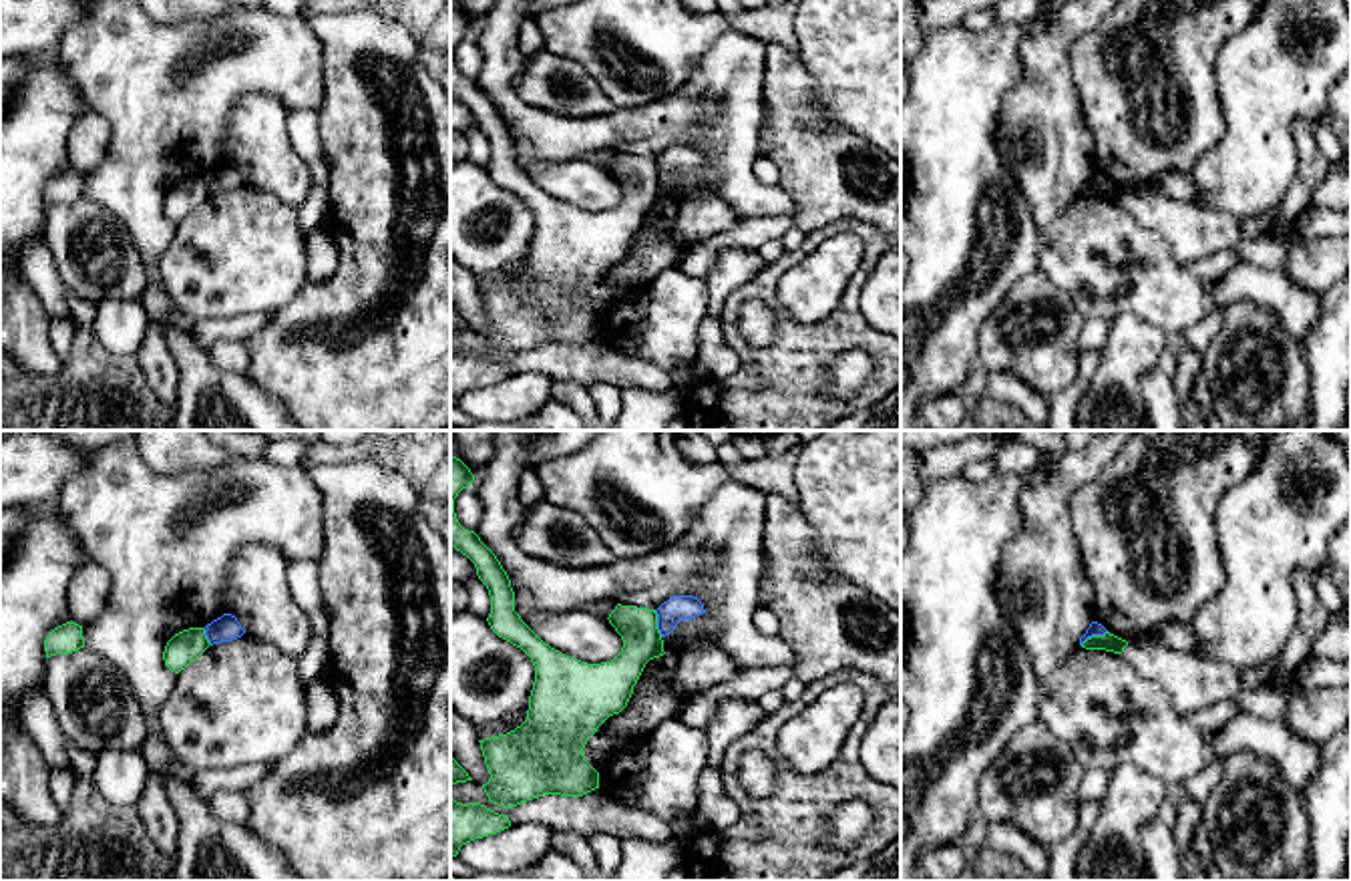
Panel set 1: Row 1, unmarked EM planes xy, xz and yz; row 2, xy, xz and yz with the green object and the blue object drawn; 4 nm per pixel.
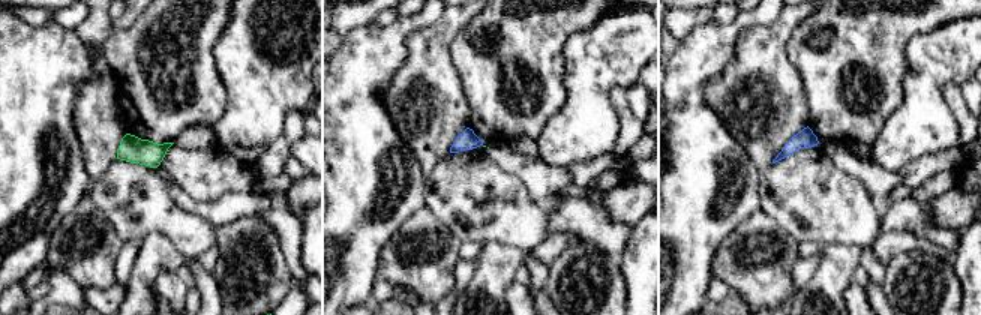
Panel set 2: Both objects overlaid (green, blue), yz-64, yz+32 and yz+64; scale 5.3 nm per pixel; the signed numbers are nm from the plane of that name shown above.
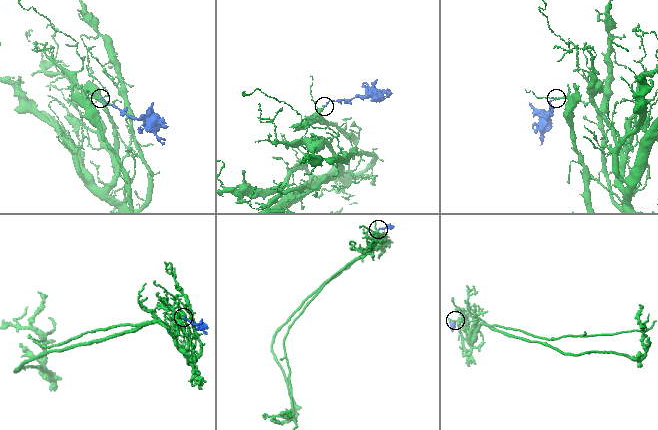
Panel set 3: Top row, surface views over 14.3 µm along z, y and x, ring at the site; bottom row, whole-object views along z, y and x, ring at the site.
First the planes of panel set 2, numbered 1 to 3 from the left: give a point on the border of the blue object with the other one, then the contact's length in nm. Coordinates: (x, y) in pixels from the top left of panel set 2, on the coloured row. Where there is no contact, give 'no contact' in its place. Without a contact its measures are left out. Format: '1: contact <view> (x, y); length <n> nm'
1: no contact
2: no contact
3: no contact

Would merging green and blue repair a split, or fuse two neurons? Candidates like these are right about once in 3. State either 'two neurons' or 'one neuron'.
two neurons

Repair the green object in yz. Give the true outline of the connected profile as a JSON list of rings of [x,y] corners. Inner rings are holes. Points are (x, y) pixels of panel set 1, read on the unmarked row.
[[[1106,181],[1104,185],[1092,185],[1082,193],[1082,197],[1086,197],[1086,199],[1106,199],[1106,201],[1114,201],[1114,203],[1122,203],[1126,195],[1128,195],[1126,189],[1122,189],[1110,181]]]

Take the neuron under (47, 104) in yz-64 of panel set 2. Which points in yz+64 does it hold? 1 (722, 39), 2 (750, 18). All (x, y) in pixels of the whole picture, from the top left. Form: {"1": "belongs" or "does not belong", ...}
{"1": "belongs", "2": "belongs"}

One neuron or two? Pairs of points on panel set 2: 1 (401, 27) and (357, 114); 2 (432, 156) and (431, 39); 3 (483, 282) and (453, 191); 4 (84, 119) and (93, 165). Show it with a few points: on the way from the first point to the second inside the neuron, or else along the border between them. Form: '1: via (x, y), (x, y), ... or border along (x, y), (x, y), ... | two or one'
1: via (381, 48), (359, 71), (357, 93) | one
2: via (432, 128), (431, 68) | one
3: border along (482, 245), (501, 242), (516, 248) | two
4: via (93, 131), (93, 153) | one

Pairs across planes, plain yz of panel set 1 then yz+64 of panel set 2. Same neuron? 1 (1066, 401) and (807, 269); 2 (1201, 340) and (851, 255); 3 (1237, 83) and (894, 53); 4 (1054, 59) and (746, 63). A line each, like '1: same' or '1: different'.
1: same
2: different
3: different
4: same

